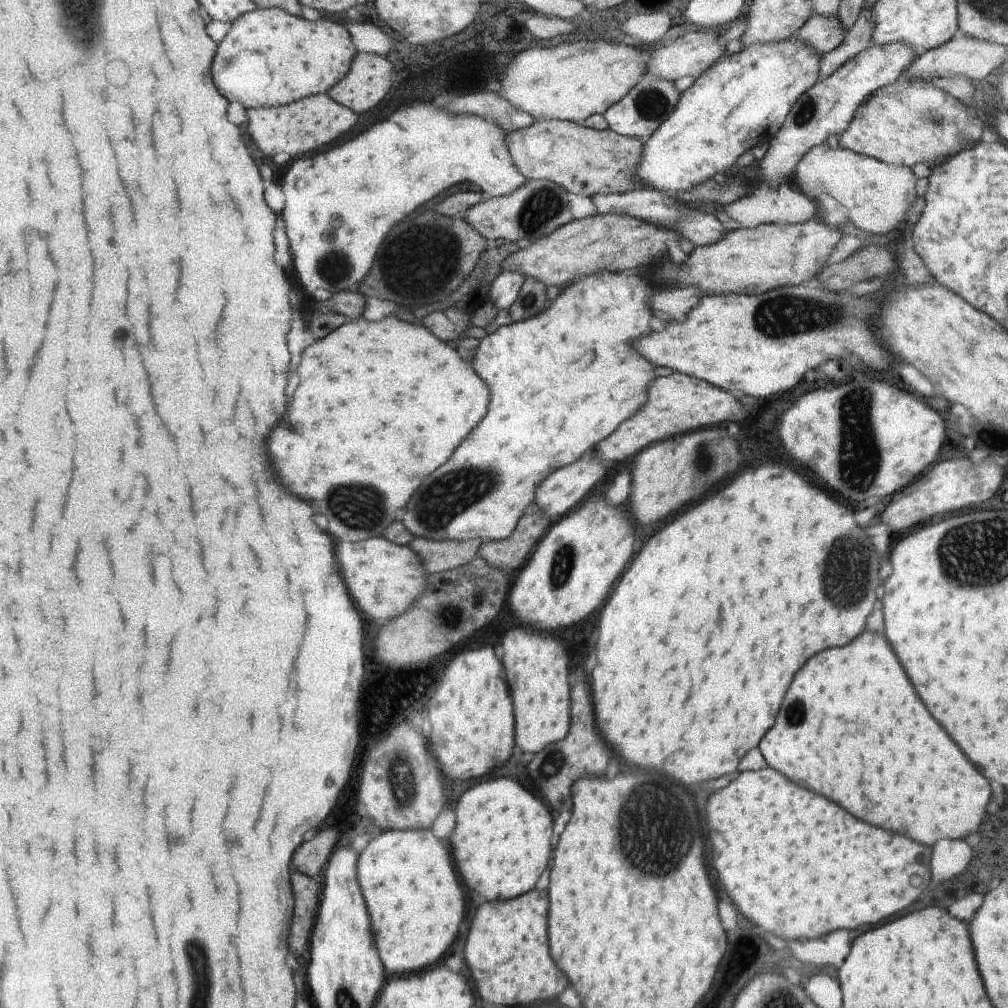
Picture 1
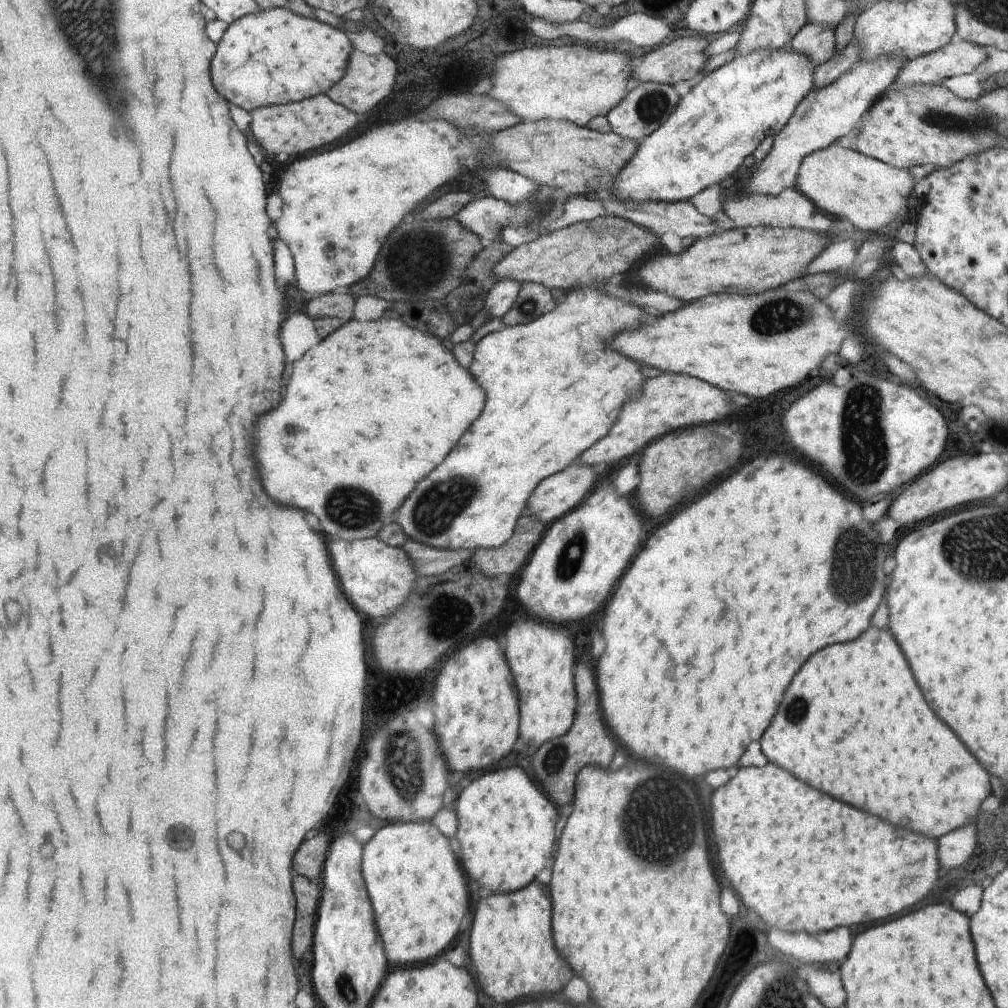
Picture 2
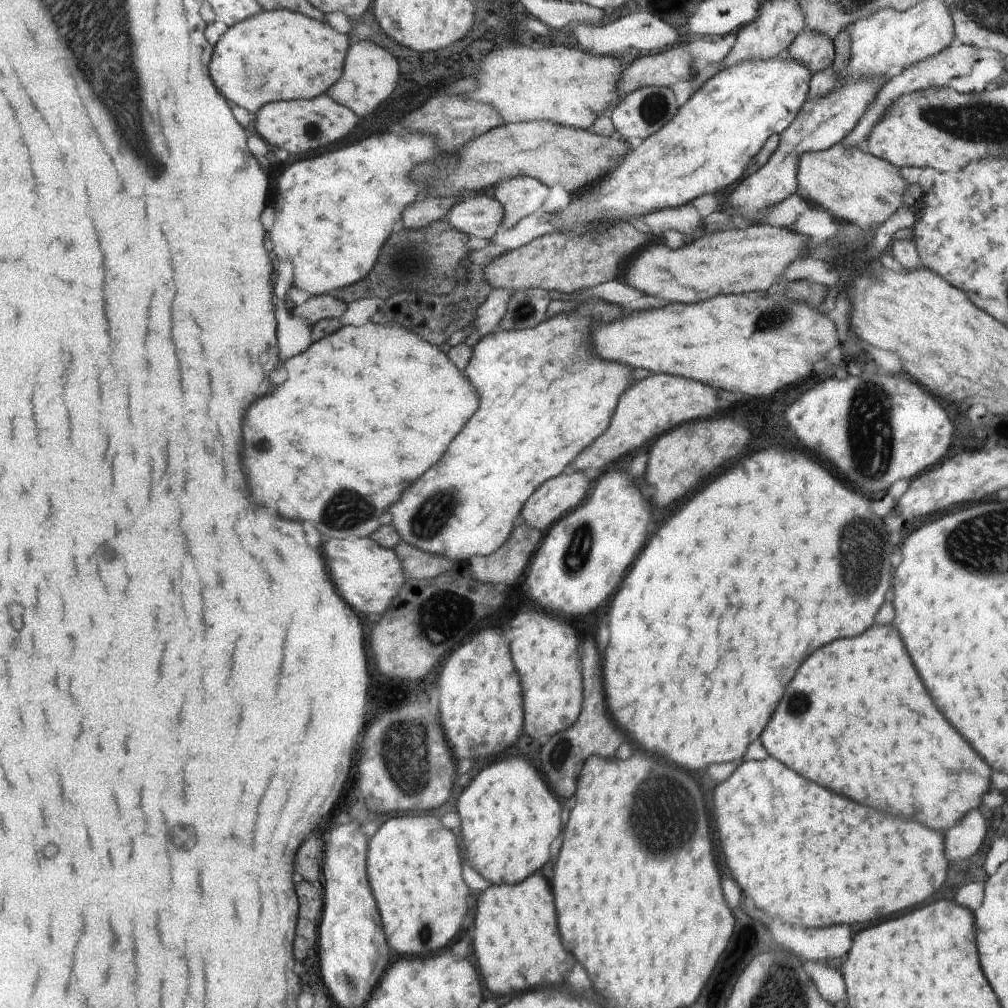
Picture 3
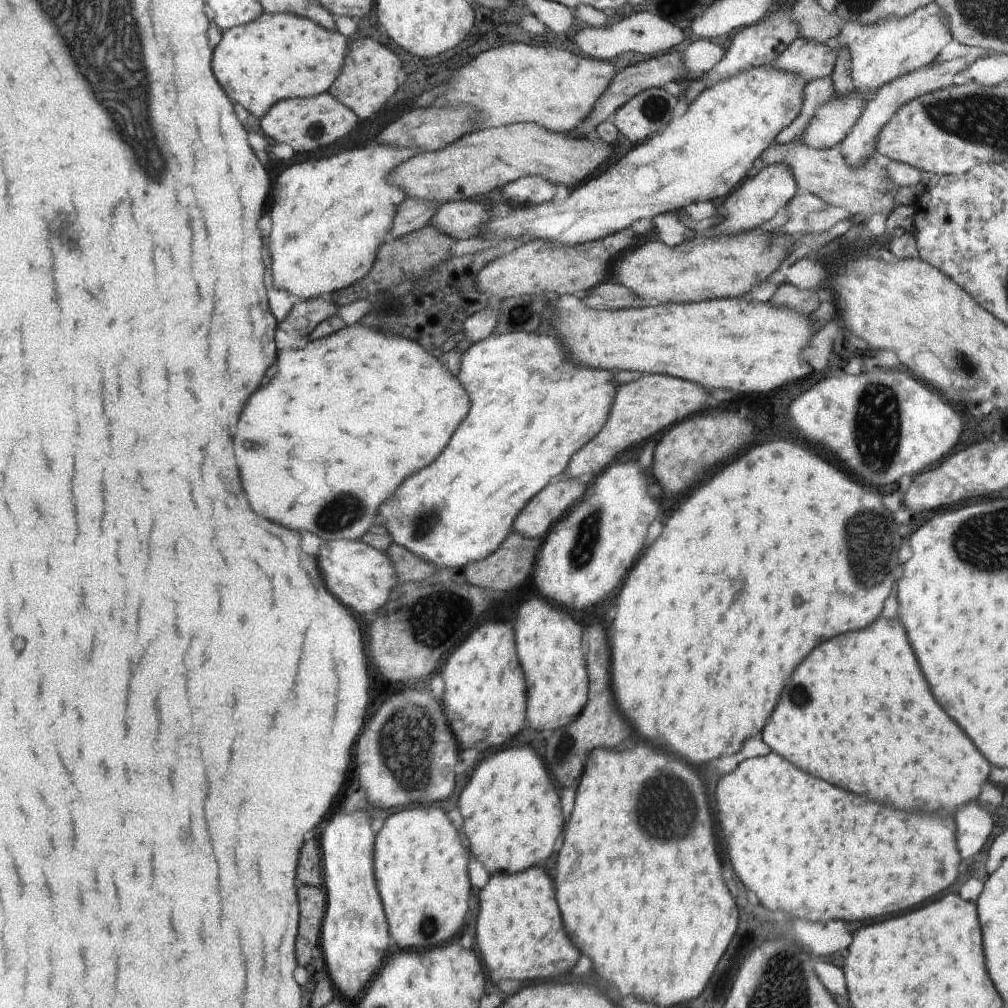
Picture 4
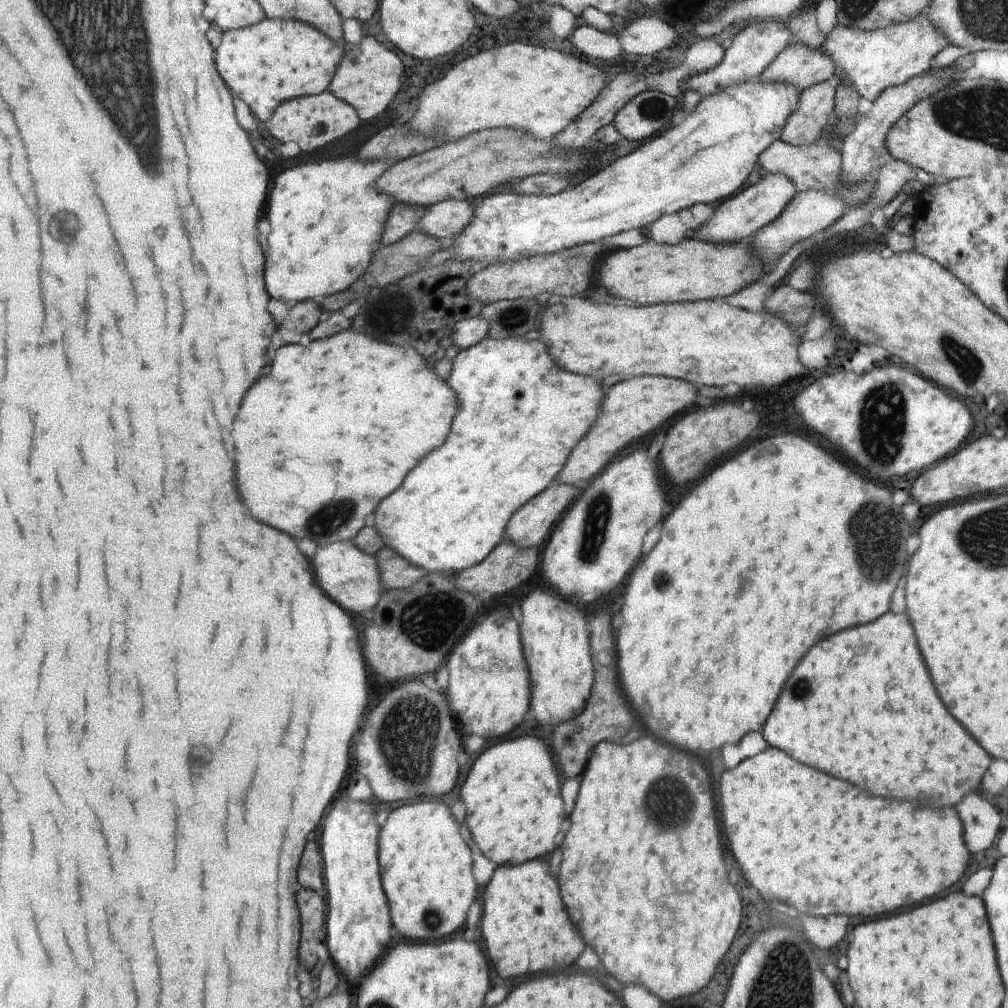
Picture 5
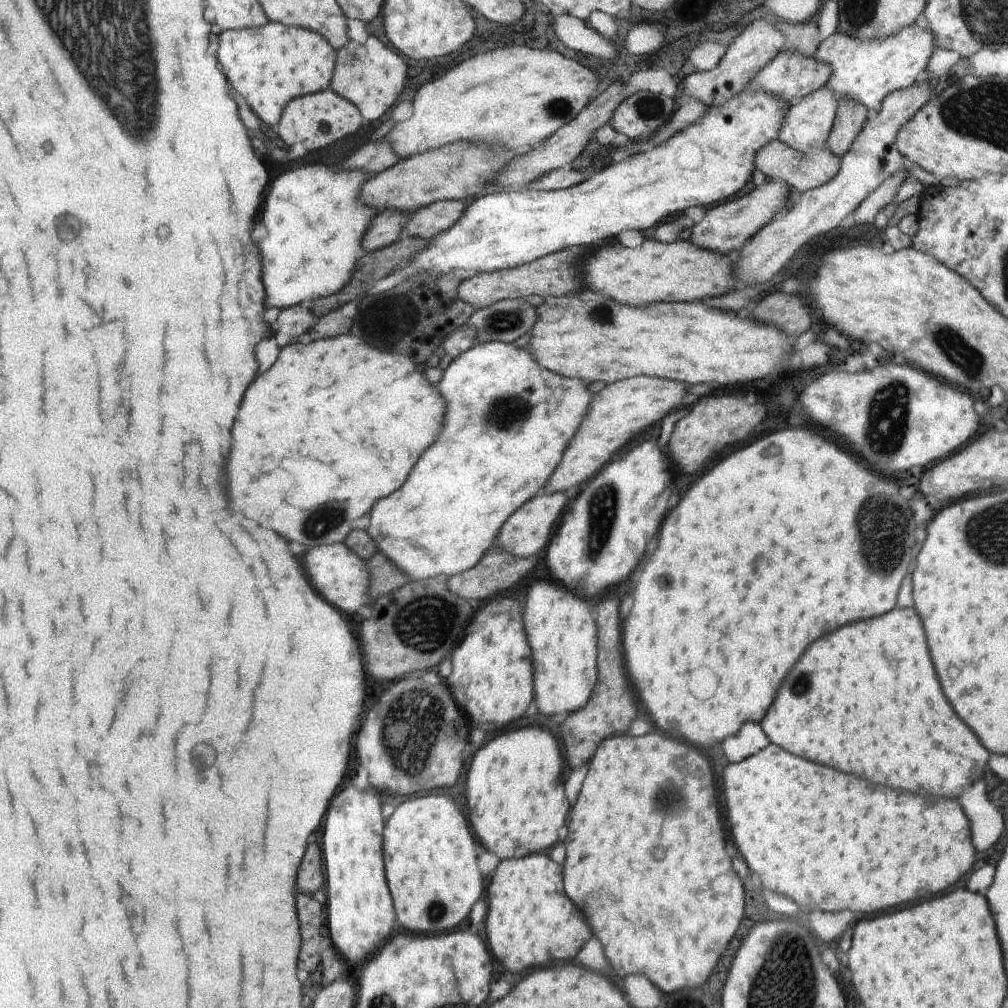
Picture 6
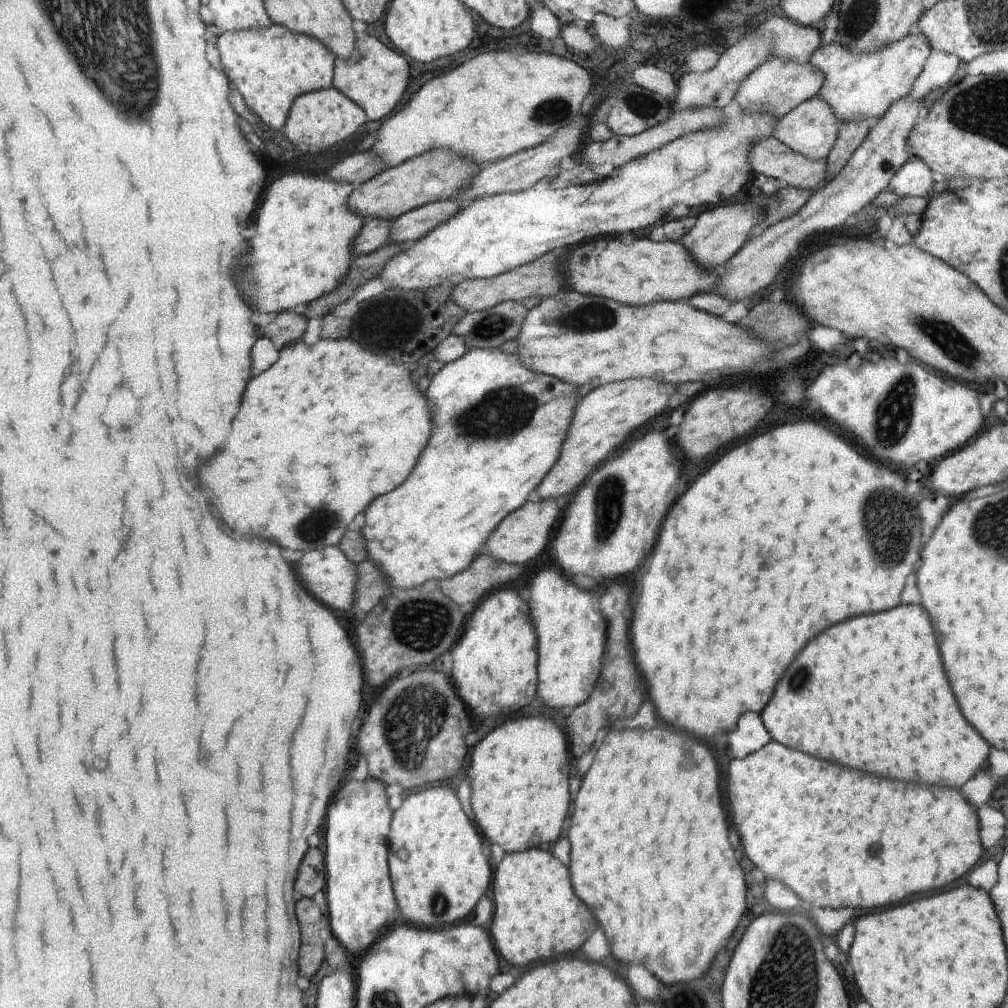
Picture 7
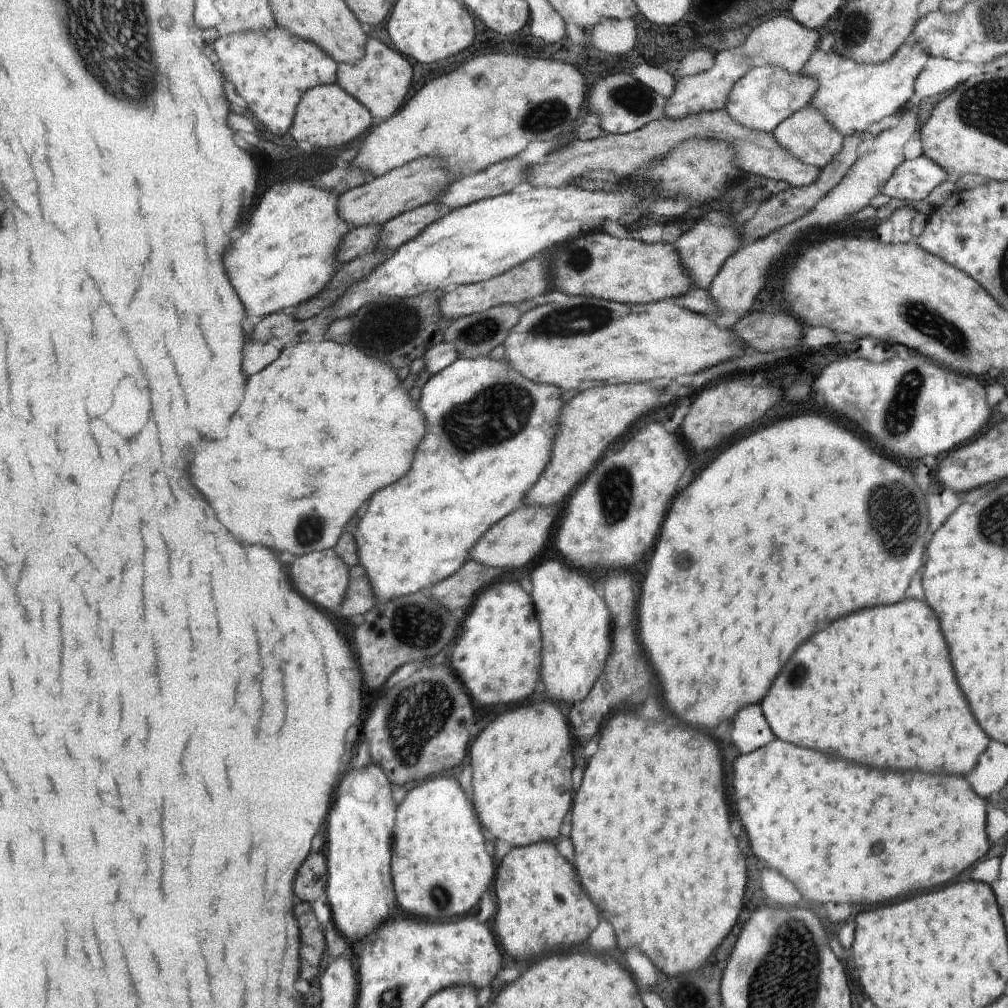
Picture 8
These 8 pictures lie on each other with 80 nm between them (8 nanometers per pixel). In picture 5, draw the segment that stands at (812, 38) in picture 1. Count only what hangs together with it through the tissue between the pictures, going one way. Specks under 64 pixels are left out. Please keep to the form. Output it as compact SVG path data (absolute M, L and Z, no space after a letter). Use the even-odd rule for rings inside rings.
M794 42L781 50L760 78L787 82L802 92L813 84L830 82L836 74L834 59L822 48L811 49Z

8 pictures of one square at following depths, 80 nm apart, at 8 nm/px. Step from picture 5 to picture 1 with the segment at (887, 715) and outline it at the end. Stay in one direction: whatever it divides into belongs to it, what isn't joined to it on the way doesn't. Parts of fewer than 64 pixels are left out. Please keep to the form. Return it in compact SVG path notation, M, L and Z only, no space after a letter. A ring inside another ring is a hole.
M864 630L848 646L830 648L830 650L824 650L824 652L812 656L810 662L806 662L802 666L802 670L794 676L794 682L790 684L790 690L788 690L784 704L780 708L780 714L776 716L776 724L762 737L758 748L765 758L767 766L783 775L786 774L786 778L789 778L792 782L808 786L808 790L826 796L828 800L842 806L844 810L848 810L856 818L862 818L864 822L870 822L874 826L880 826L880 828L886 828L886 830L892 830L892 832L898 832L898 834L904 834L904 836L914 838L916 842L926 844L926 846L932 846L934 842L938 842L942 838L966 840L968 834L978 832L978 826L982 824L986 810L992 810L991 796L993 790L990 790L988 780L976 770L974 764L968 762L968 758L962 754L962 750L950 740L950 736L942 730L942 726L930 716L930 712L918 700L918 694L912 688L912 684L906 676L906 671L902 668L896 653L892 652L892 647L882 633L876 634Z

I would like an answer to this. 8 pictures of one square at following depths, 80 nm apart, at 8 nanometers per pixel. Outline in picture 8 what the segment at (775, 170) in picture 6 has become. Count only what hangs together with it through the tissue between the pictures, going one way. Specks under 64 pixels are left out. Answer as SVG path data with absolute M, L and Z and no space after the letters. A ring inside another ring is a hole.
M726 109L714 112L699 112L682 118L664 118L649 122L641 129L628 134L606 133L597 139L587 141L574 140L568 146L555 150L547 156L545 163L535 164L529 168L529 180L533 187L565 187L582 173L590 170L614 170L618 176L635 176L650 163L669 153L677 144L688 139L718 139L735 148L735 159L746 174L758 175L783 180L790 187L807 187L819 176L822 169L802 162L788 149L782 148L775 139L774 133L765 133L747 129L734 120Z

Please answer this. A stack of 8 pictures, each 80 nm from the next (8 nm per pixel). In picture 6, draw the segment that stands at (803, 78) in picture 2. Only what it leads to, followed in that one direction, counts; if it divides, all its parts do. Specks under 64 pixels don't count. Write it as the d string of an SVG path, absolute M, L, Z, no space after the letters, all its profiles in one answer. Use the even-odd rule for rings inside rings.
M745 88L722 104L707 107L706 112L690 126L644 147L640 152L623 154L595 176L570 188L556 191L524 188L522 192L483 194L465 208L461 221L429 240L427 248L416 254L405 268L409 276L420 271L444 275L455 269L468 274L508 269L564 249L581 247L593 250L600 240L615 241L622 230L648 230L668 214L682 214L691 206L724 202L751 180L756 153L779 138L788 108L787 102L774 93Z

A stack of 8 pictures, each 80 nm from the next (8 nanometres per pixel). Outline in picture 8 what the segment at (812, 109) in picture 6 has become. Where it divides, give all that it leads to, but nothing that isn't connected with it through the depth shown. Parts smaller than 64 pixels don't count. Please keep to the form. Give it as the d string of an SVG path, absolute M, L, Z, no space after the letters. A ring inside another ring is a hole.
M812 105L797 110L791 117L783 120L774 130L775 139L782 148L788 149L802 162L823 169L833 161L834 155L841 151L844 136L827 121L827 118Z

